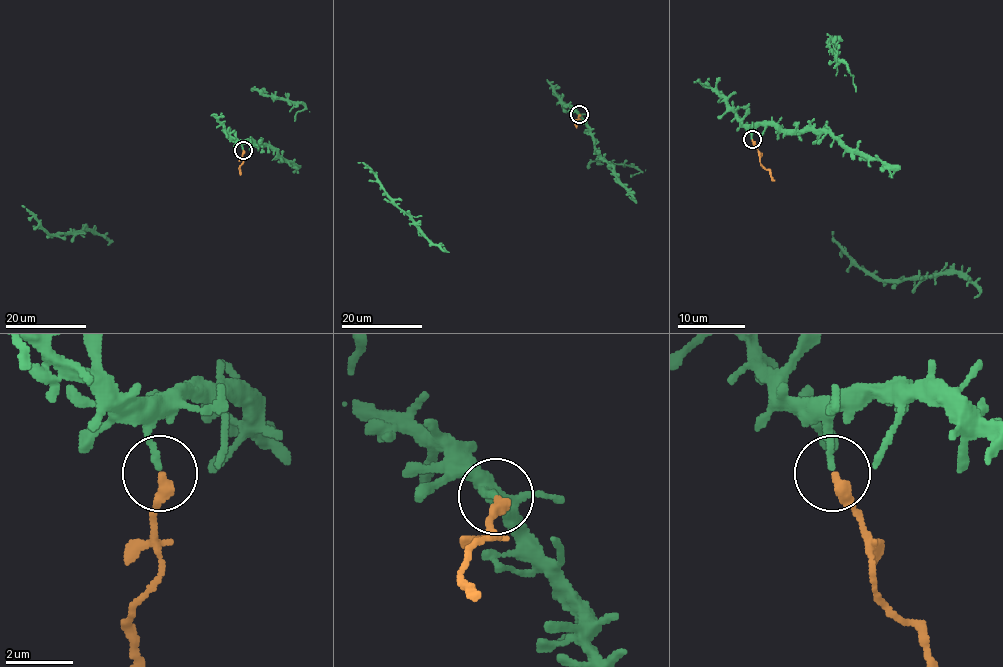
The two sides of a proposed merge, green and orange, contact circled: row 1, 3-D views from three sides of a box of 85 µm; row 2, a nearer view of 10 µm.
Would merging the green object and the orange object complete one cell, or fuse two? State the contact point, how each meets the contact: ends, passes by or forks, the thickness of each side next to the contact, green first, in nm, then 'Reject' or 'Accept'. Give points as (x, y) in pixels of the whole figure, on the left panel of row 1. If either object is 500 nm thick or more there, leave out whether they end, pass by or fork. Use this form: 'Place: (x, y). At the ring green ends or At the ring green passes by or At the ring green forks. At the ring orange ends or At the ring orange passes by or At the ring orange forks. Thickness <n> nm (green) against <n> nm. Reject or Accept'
Place: (243, 150). At the ring green ends. At the ring orange ends. Thickness 170 nm (green) against 360 nm. Reject

